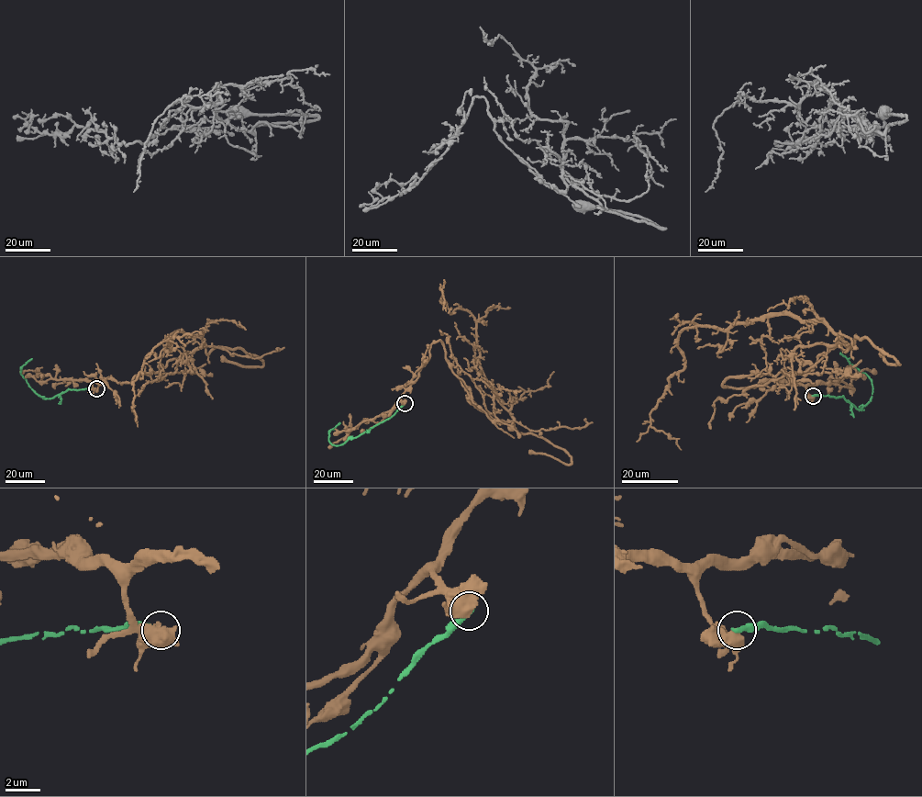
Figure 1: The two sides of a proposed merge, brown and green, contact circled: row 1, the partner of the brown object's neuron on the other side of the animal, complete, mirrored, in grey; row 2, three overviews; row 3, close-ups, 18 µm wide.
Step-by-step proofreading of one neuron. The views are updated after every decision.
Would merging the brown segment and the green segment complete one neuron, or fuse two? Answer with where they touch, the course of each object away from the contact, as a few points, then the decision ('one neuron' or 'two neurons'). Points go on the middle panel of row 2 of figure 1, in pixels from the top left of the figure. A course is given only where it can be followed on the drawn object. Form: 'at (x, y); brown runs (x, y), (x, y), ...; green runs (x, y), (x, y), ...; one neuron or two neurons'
at (405, 403); brown runs (404, 403), (439, 340), (468, 400), (514, 420), (479, 362), (475, 319), (450, 313), (441, 289), (446, 310); green runs (404, 404), (390, 418), (339, 445), (333, 445), (328, 441), (328, 432), (340, 423); two neurons

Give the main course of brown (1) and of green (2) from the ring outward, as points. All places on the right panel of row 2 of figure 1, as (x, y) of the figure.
1: (812, 396), (722, 384), (805, 375), (837, 344), (821, 321), (685, 328), (684, 367), (649, 415), (681, 449)
2: (813, 396), (842, 397), (860, 409), (867, 404), (872, 396), (872, 380), (853, 367), (840, 353)

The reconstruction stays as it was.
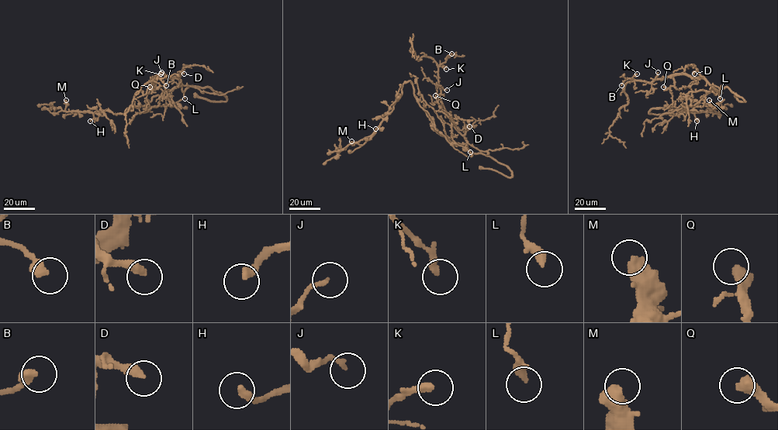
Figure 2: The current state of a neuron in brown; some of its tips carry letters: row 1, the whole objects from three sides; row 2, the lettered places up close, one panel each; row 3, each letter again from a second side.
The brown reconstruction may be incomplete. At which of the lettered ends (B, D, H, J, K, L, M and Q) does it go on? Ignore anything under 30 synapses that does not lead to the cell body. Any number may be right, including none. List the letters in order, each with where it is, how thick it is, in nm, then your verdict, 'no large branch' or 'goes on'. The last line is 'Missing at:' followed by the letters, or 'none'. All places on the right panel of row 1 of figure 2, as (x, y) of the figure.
B: (621, 85) | 400 nm | no large branch
D: (694, 73) | 360 nm | no large branch
H: (696, 121) | 320 nm | goes on
J: (658, 72) | 180 nm | no large branch
K: (637, 73) | 280 nm | no large branch
L: (720, 98) | 320 nm | no large branch
M: (709, 100) | 650 nm | no large branch
Q: (663, 87) | 500 nm | no large branch
Missing at: H

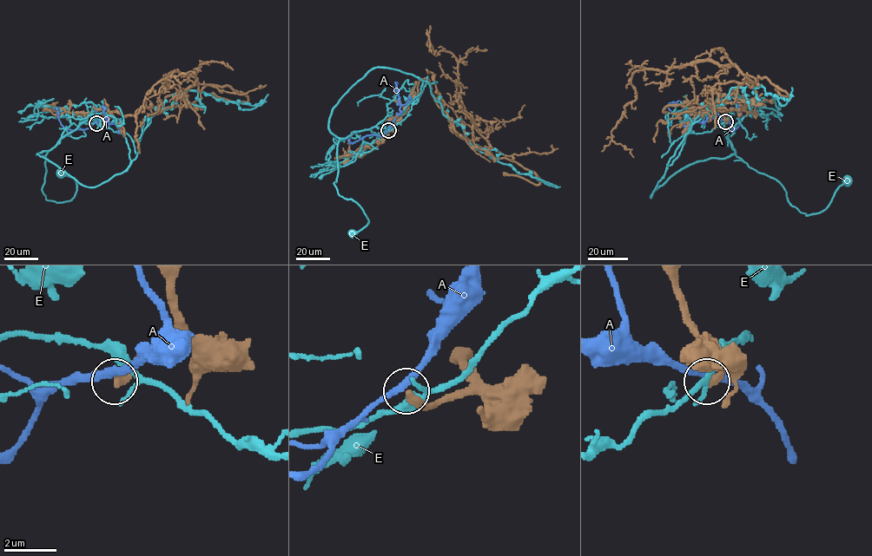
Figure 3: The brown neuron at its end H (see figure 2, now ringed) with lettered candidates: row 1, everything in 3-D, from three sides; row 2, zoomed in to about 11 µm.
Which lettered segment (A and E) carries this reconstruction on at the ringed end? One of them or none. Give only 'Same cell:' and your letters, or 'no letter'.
Same cell: no letter

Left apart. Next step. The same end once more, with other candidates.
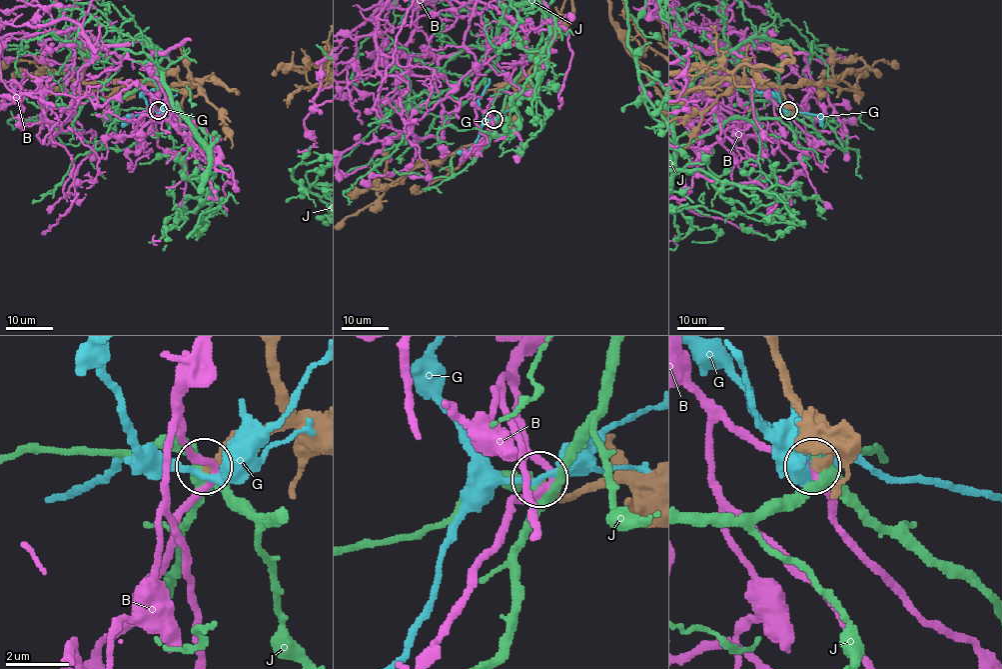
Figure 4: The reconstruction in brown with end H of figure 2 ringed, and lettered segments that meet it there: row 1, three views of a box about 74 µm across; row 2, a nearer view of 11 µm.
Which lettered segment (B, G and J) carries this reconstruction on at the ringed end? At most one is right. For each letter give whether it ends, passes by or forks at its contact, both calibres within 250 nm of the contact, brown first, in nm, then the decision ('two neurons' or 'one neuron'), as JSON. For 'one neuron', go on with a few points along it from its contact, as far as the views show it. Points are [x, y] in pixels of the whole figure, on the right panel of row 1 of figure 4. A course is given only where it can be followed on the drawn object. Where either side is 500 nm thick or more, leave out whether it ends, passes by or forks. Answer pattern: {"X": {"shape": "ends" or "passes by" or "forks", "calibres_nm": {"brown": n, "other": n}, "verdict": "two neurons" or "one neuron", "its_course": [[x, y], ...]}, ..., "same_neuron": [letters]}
{"B": {"shape": "passes by", "calibres_nm": {"brown": 320, "other": 200}, "verdict": "two neurons"}, "G": {"shape": "passes by", "calibres_nm": {"brown": 320, "other": 320}, "verdict": "two neurons"}, "J": {"shape": "forks", "calibres_nm": {"brown": 340, "other": 360}, "verdict": "two neurons"}, "same_neuron": []}

